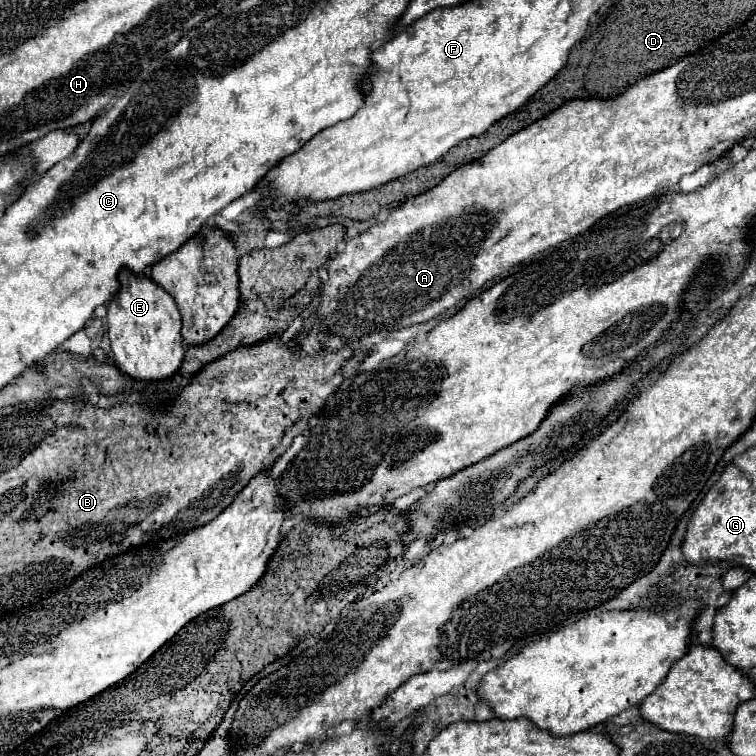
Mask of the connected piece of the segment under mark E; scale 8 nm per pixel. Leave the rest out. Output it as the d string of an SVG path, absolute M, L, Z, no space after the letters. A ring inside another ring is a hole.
M120 273L120 291L108 305L108 337L118 369L136 381L164 381L170 379L182 365L184 343L182 343L182 317L174 299L152 279Z

